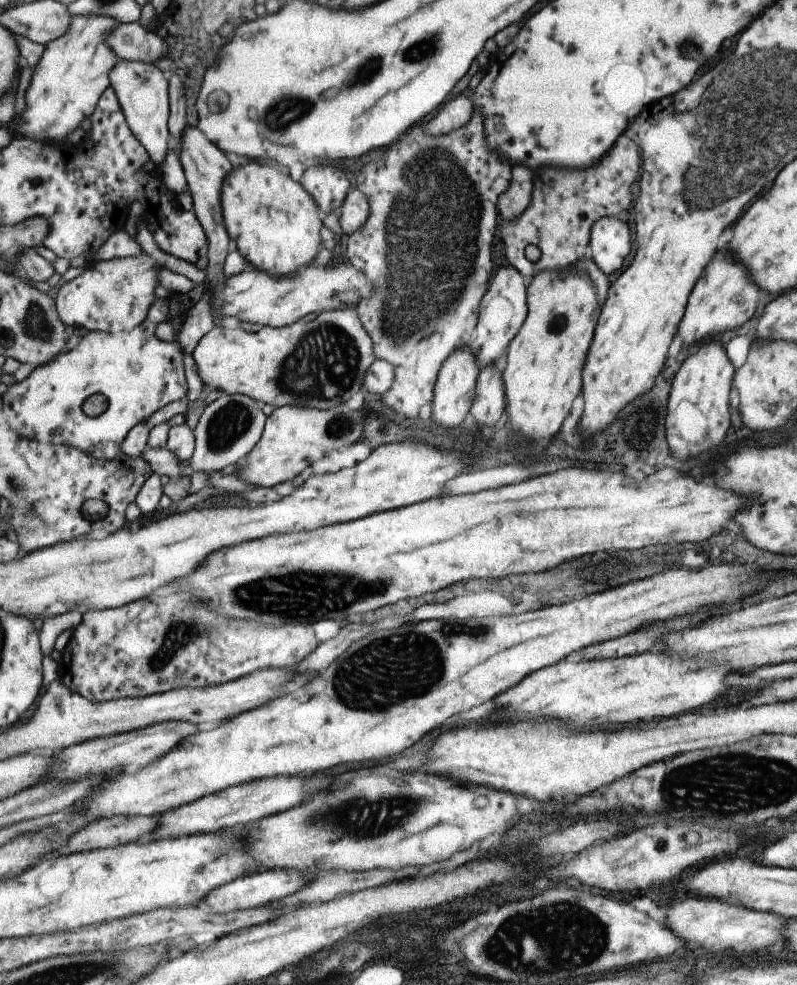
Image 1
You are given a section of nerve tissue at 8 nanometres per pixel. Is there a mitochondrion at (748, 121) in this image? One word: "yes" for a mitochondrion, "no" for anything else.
yes

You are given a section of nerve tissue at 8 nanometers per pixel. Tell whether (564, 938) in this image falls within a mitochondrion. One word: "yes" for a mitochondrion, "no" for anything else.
yes

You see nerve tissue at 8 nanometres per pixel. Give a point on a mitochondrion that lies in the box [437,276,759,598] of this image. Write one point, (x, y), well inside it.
(519, 515)

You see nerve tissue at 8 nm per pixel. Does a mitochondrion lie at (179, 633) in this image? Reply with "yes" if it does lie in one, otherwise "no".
yes

